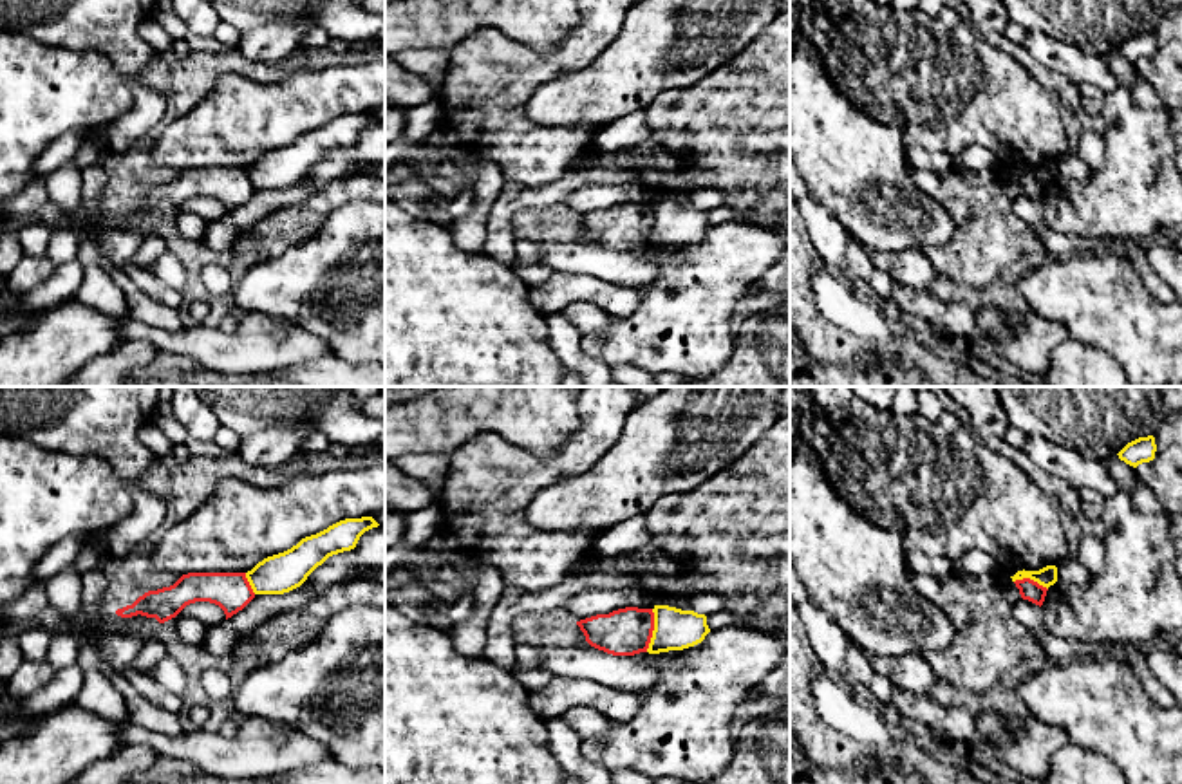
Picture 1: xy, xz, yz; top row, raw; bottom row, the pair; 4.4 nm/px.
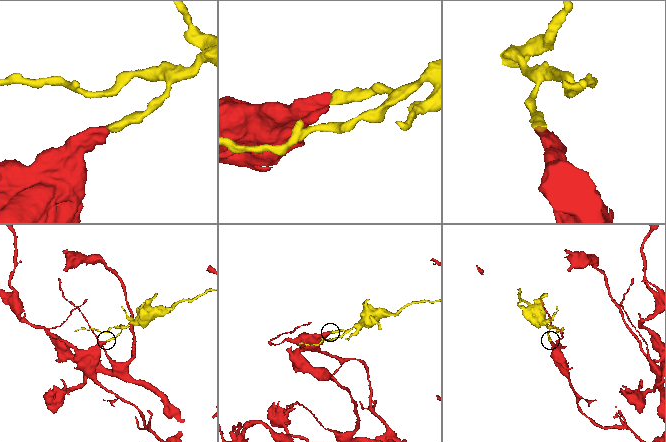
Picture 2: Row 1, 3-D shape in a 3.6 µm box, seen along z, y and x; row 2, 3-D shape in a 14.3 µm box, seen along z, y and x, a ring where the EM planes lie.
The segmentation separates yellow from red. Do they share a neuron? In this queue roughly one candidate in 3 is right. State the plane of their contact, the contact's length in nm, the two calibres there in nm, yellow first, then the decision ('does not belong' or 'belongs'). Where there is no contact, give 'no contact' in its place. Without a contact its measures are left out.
xz | 190 nm | 190/220 nm | does not belong

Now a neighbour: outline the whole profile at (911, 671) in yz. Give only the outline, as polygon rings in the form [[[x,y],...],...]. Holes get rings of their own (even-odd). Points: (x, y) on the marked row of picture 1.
[[[922,654],[905,656],[871,656],[873,668],[886,676],[895,688],[905,688],[915,694],[929,694],[940,681]]]

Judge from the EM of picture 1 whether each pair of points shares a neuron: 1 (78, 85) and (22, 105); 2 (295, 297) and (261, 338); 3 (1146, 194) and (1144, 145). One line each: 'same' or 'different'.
1: same
2: different
3: same

